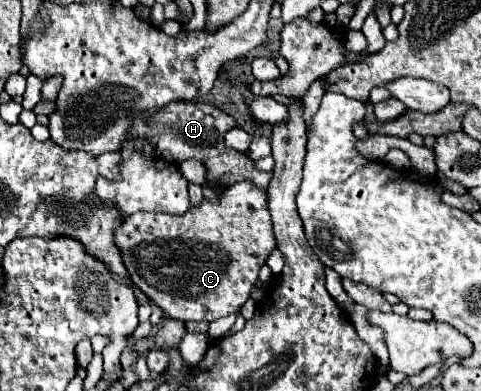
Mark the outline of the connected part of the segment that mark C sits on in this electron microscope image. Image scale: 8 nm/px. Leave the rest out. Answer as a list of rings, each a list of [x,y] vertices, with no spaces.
[[[243,180],[227,186],[217,202],[212,203],[204,198],[199,206],[191,206],[183,216],[135,212],[115,230],[115,244],[121,250],[121,258],[131,282],[143,290],[145,296],[169,318],[181,322],[211,322],[229,316],[239,312],[243,302],[249,298],[249,292],[257,282],[259,268],[275,248],[271,214],[267,208],[267,190],[255,186],[251,180]]]

